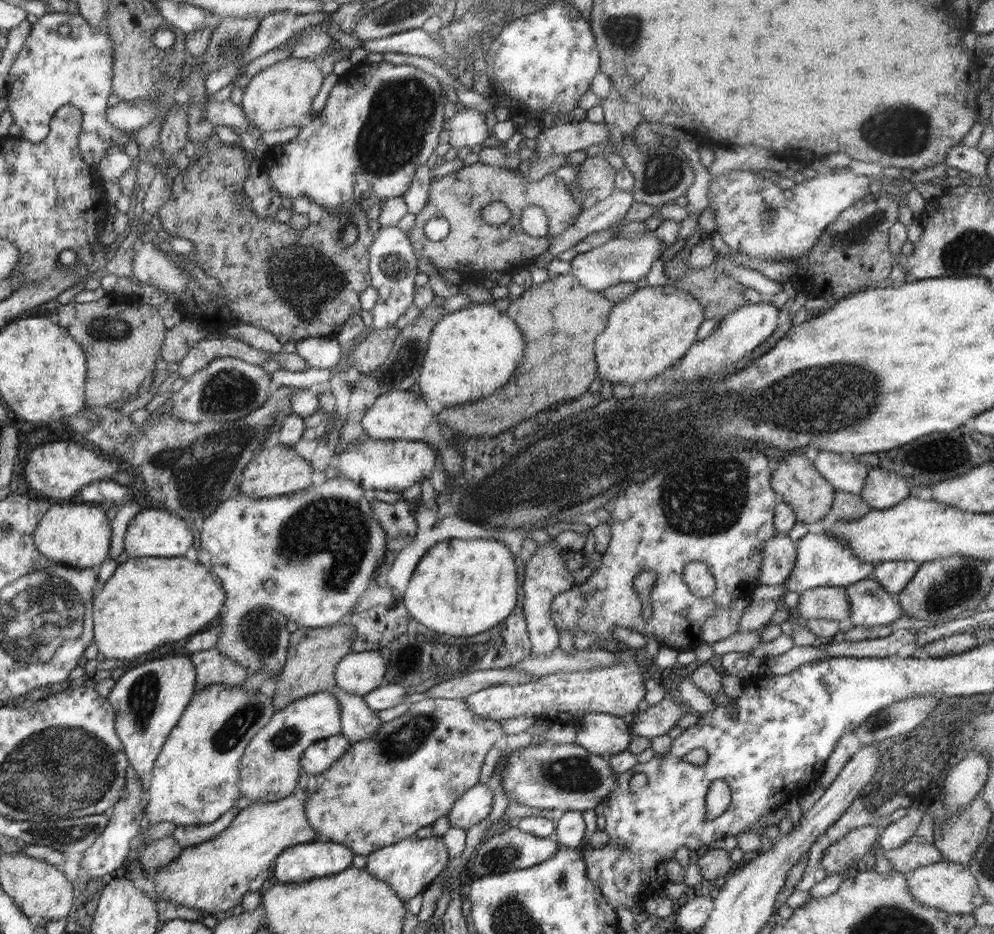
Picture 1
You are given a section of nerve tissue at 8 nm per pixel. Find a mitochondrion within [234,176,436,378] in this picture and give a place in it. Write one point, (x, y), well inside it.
(307, 283)

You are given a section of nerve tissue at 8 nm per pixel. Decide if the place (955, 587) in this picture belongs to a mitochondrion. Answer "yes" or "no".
yes

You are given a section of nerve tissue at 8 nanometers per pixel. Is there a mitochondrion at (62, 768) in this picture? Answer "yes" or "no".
yes

